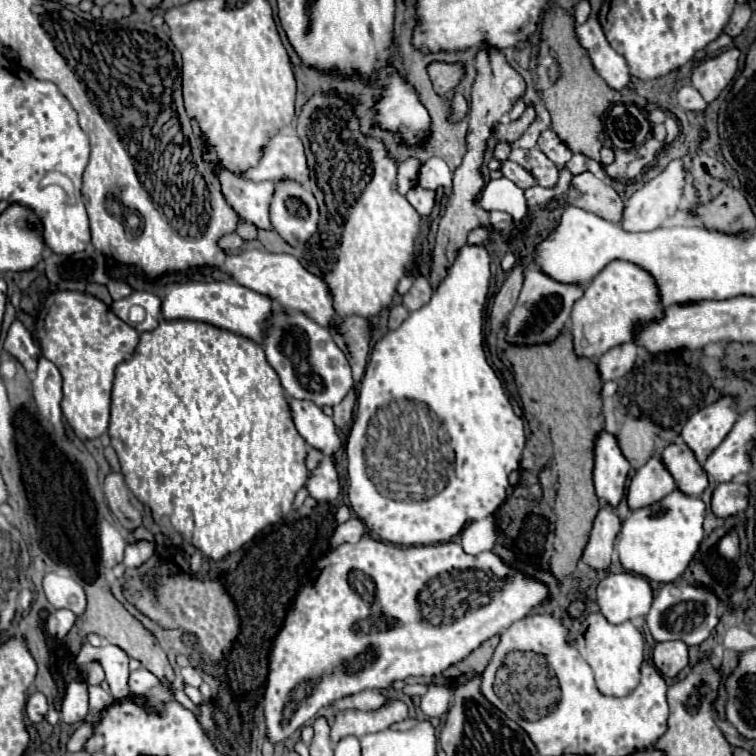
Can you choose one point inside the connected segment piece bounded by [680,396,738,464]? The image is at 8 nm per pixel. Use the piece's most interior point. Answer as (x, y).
(708, 427)

